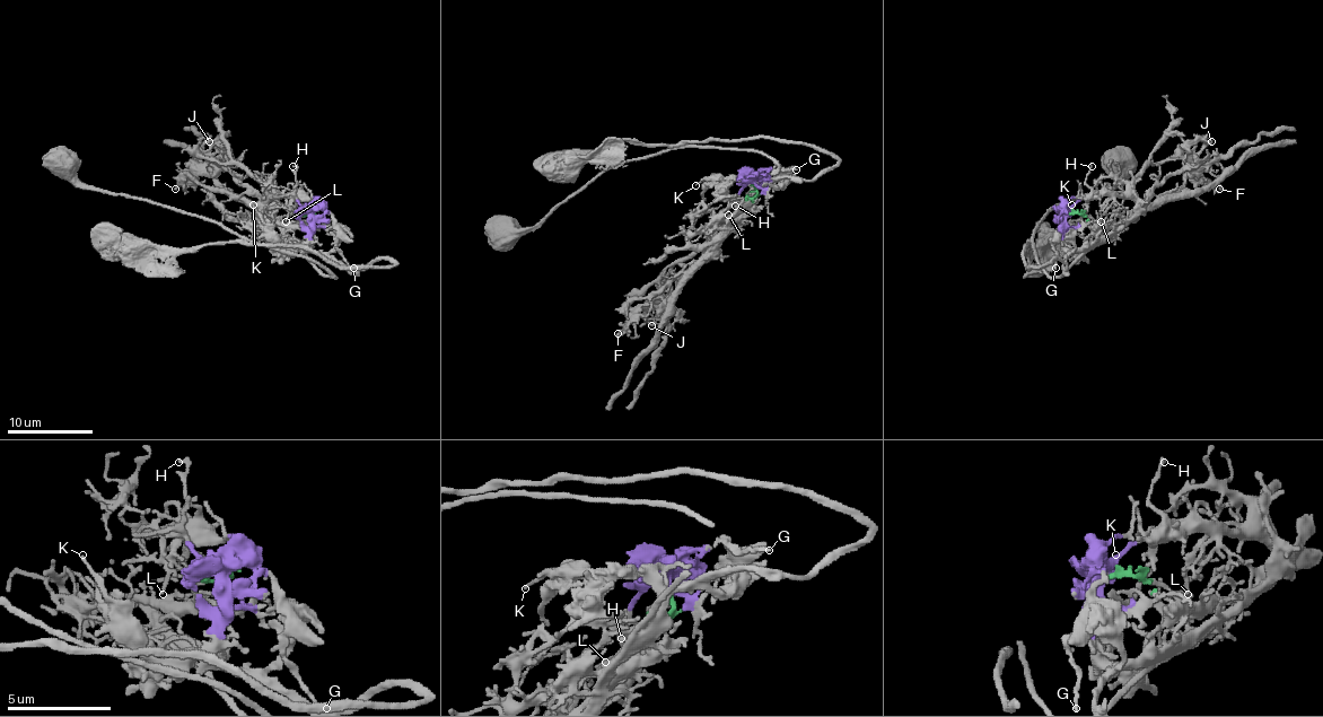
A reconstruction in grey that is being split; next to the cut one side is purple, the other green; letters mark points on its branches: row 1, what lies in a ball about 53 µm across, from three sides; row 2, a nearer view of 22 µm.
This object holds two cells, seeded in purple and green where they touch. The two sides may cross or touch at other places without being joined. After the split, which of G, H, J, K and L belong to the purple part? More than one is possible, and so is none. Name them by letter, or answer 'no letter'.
G, J, K

